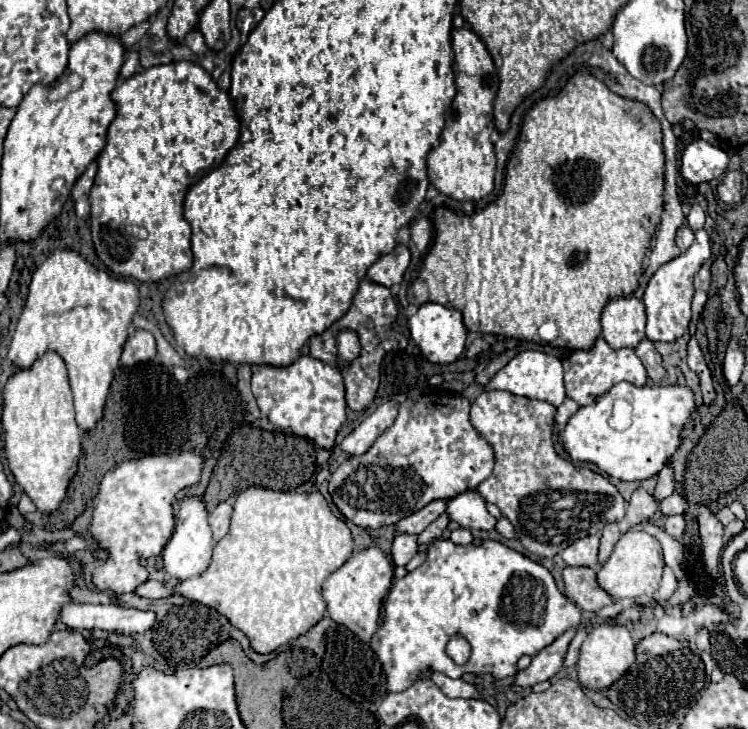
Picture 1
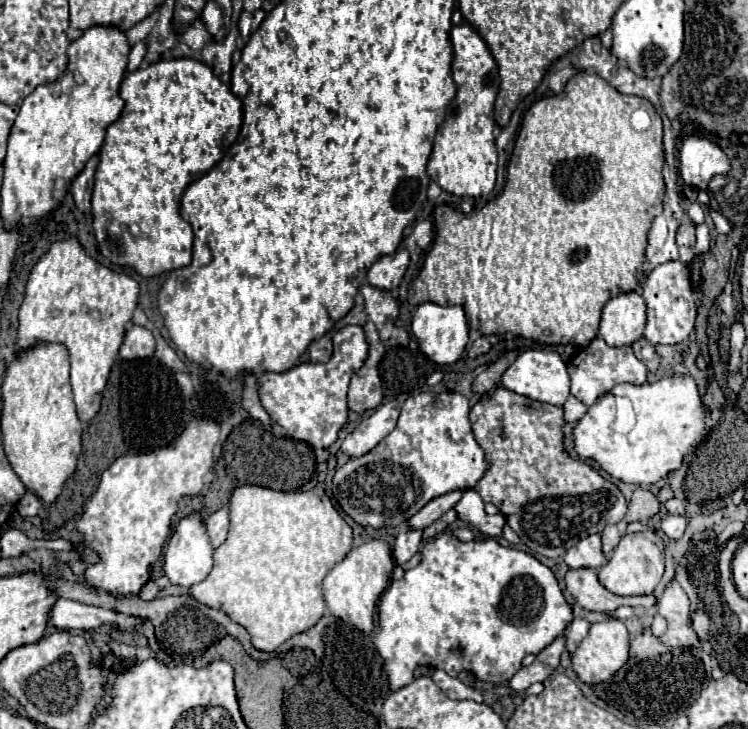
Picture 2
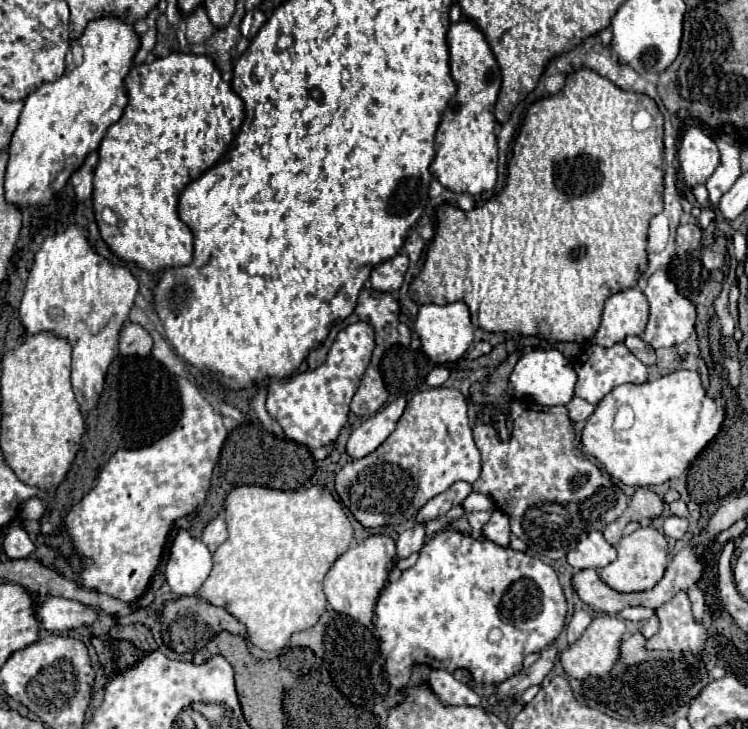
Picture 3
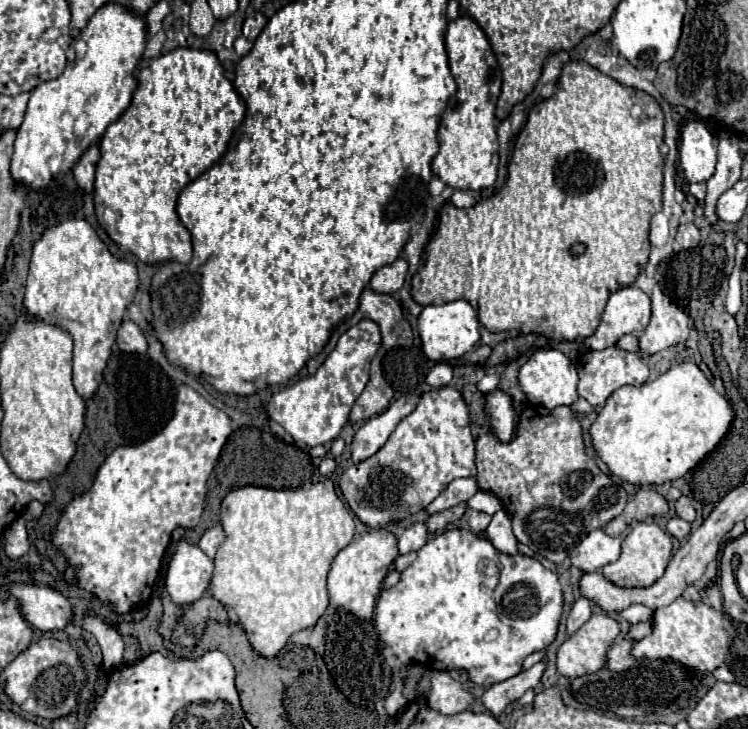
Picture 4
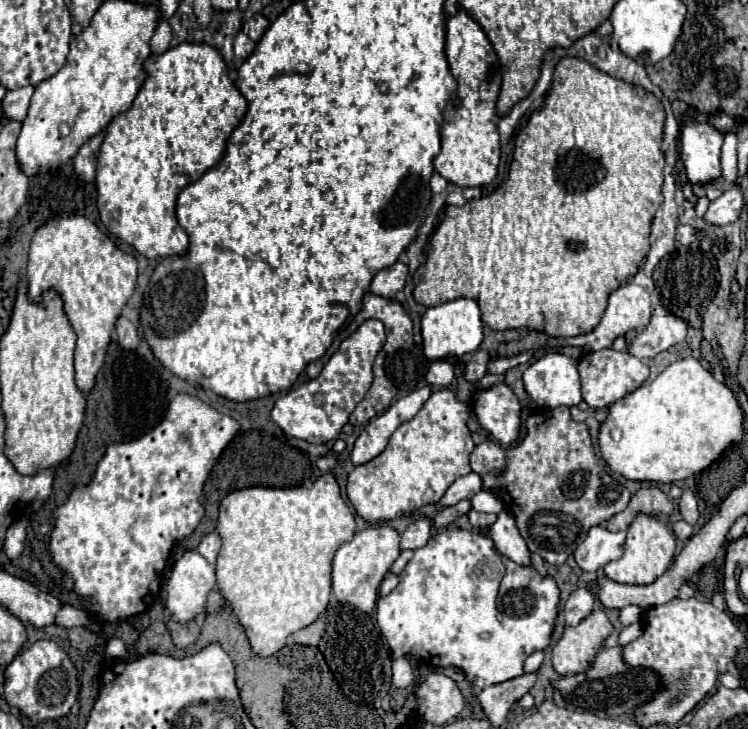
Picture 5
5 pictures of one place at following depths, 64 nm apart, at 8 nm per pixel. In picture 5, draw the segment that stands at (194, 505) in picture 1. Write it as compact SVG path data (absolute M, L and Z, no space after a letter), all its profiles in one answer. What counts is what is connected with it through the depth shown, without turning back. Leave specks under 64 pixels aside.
M186 550L172 566L166 582L166 608L176 622L190 622L204 614L208 592L214 588L214 566L196 550Z

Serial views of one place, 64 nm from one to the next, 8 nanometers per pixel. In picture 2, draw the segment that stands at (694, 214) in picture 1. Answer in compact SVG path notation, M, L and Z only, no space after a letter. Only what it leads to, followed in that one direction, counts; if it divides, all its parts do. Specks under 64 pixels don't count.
M697 201L692 203L687 210L688 215L695 226L705 222L705 210Z

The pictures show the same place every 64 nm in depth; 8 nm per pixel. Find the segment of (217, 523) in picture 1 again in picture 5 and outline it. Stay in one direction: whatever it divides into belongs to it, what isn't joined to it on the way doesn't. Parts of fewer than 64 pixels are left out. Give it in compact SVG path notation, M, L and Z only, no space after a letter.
M210 532L208 536L204 536L202 542L198 544L198 552L200 552L210 564L214 564L214 562L216 562L216 556L218 556L218 552L220 552L220 536L218 536L218 532Z

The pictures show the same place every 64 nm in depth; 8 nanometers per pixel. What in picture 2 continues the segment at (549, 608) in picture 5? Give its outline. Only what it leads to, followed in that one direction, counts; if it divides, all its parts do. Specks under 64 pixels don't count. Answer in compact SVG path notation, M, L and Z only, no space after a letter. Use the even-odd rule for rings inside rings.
M442 532L424 544L422 562L408 570L402 580L392 580L382 594L378 604L378 630L372 642L384 660L392 692L408 686L418 666L432 666L450 676L468 670L484 682L504 682L520 670L526 654L544 650L554 638L564 634L574 618L552 570L534 556L504 546L494 538L460 542L450 532ZM456 646L462 646L460 654L454 652Z

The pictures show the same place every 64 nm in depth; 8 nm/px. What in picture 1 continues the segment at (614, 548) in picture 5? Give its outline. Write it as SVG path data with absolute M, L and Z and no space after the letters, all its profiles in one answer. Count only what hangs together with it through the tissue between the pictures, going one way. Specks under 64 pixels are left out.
M586 536L580 538L576 542L572 542L568 548L564 548L562 552L562 560L568 566L588 566L588 568L596 568L598 566L598 536Z

